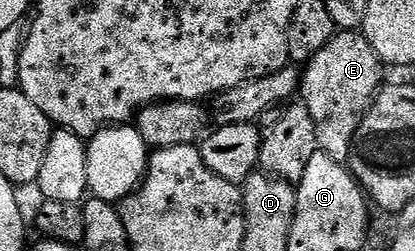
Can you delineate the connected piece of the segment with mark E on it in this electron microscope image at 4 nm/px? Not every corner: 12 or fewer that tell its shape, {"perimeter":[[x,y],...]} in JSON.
{"perimeter":[[364,33],[337,35],[304,64],[299,99],[337,163],[383,86]]}

